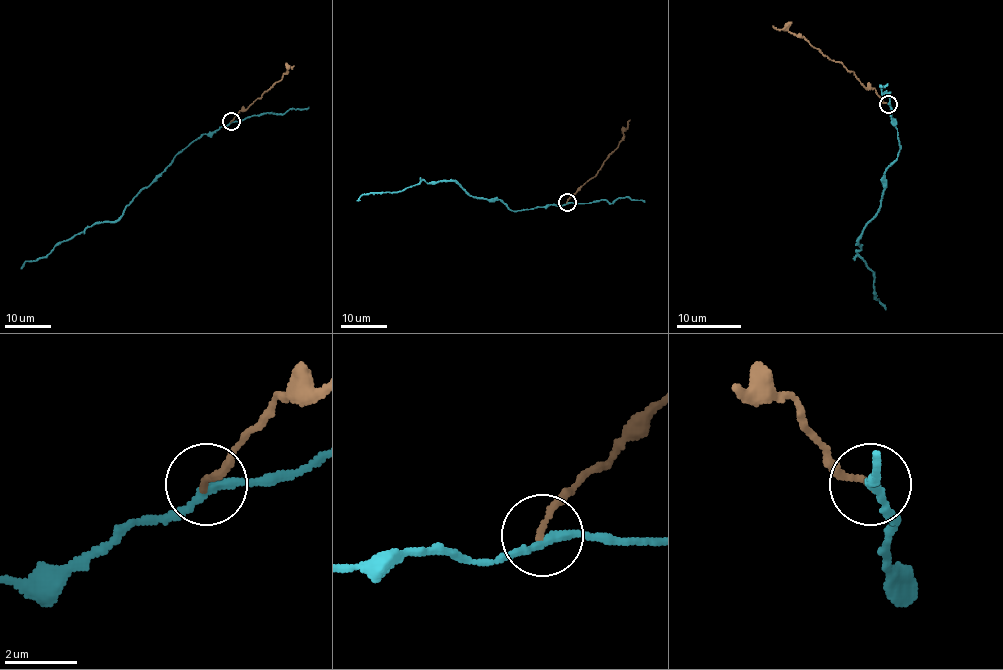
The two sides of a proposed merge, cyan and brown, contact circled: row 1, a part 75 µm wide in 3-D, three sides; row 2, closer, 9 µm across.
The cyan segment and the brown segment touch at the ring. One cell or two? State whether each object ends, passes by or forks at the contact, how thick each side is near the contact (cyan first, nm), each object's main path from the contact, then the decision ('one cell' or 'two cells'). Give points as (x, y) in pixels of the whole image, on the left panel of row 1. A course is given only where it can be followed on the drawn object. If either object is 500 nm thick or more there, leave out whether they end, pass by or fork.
cyan passes by; brown ends there; 220 nm thick on the cyan side, 160 nm on the other; cyan runs (231, 122), (203, 133), (175, 156), (117, 220), (94, 222), (61, 242), (46, 256), (26, 261), (20, 268); brown runs (230, 122), (294, 65); two cells

